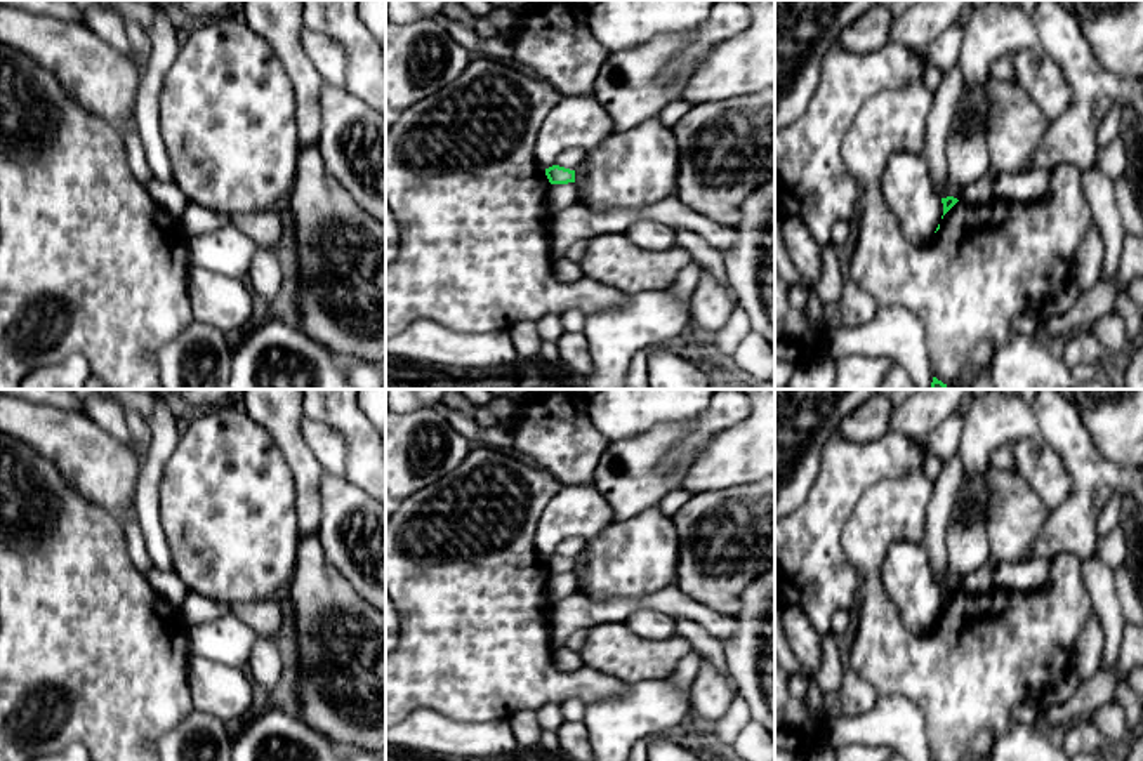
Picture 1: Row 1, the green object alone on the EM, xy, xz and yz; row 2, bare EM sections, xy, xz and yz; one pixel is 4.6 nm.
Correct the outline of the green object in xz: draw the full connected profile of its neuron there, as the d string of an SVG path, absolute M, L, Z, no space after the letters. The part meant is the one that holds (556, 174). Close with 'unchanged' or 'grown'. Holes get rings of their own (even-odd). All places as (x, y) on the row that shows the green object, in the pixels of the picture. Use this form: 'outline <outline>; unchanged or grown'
outline M552 165L552 167L545 169L545 175L551 184L575 182L575 170L570 170L570 169L559 167L559 165Z; unchanged

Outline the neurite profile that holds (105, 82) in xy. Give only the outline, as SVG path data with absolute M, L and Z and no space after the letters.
M0 5L0 43L21 50L42 68L52 71L87 111L104 118L122 136L135 122L142 71L101 40L87 24Z

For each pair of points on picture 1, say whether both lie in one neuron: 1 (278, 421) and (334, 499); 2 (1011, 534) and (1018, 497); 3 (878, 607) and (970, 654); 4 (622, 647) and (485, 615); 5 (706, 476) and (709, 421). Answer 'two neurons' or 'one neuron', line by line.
1: two neurons
2: one neuron
3: one neuron
4: two neurons
5: two neurons

